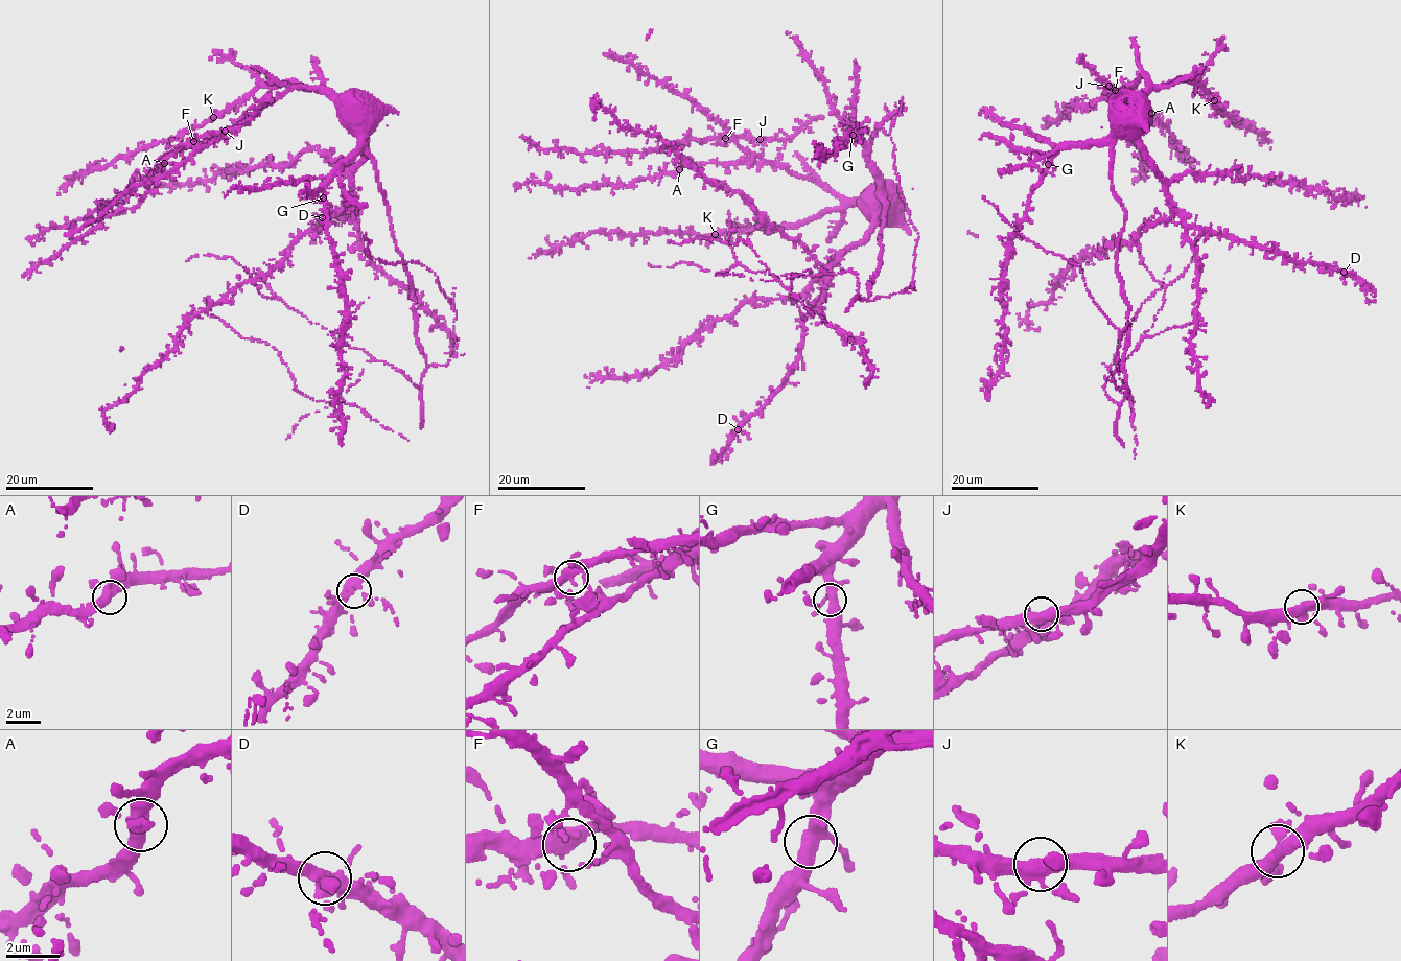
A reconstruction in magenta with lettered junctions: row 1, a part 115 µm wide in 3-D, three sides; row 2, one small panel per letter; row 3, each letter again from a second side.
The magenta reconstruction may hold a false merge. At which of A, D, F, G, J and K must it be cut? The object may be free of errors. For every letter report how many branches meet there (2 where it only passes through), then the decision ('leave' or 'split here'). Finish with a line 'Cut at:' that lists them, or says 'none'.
A: 4 branches meet; leave
D: 4 branches meet; leave
F: 4 branches meet; leave
G: 4 branches meet; leave
J: 4 branches meet; leave
K: 4 branches meet; leave
Cut at: none

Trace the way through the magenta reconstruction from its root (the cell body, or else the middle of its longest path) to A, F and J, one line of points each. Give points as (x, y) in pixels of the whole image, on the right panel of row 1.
A: (1118, 102), (1135, 100), (1146, 89), (1148, 83), (1144, 74), (1129, 89), (1134, 97), (1145, 101), (1151, 113)
F: (1118, 102), (1135, 100), (1148, 87), (1147, 77), (1144, 74), (1117, 98), (1108, 97), (1108, 92), (1115, 90)
J: (1118, 102), (1135, 100), (1148, 87), (1147, 77), (1144, 74), (1117, 98), (1108, 97), (1113, 87), (1108, 86)

